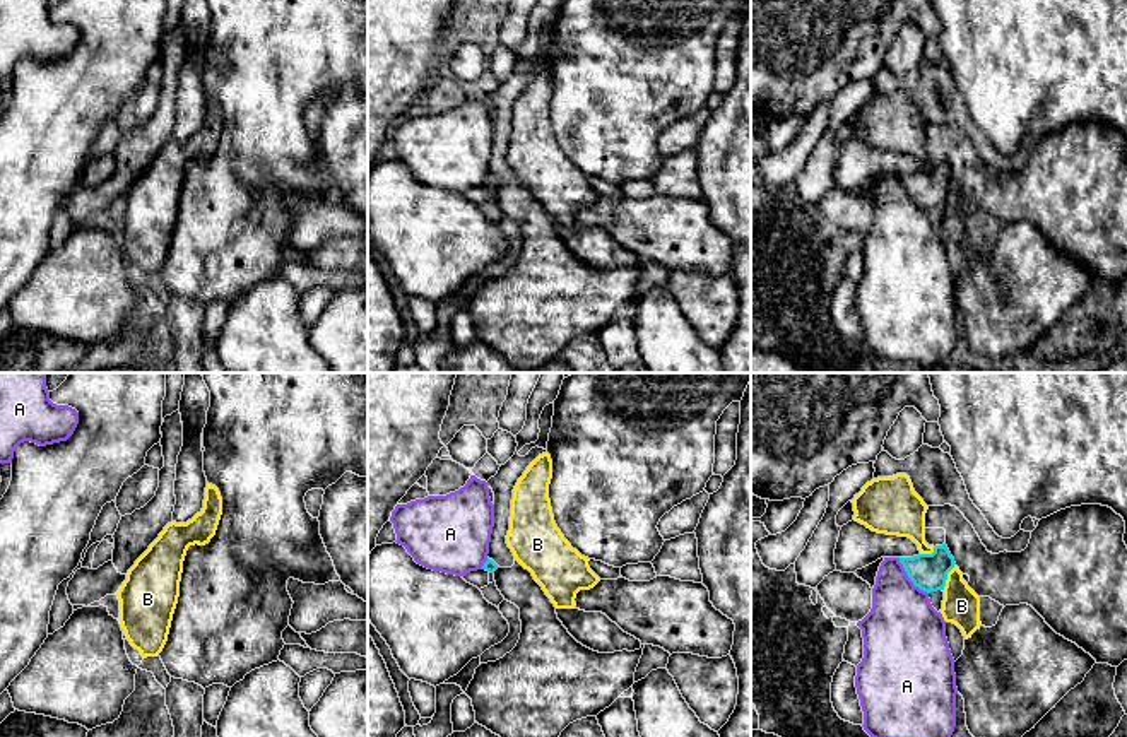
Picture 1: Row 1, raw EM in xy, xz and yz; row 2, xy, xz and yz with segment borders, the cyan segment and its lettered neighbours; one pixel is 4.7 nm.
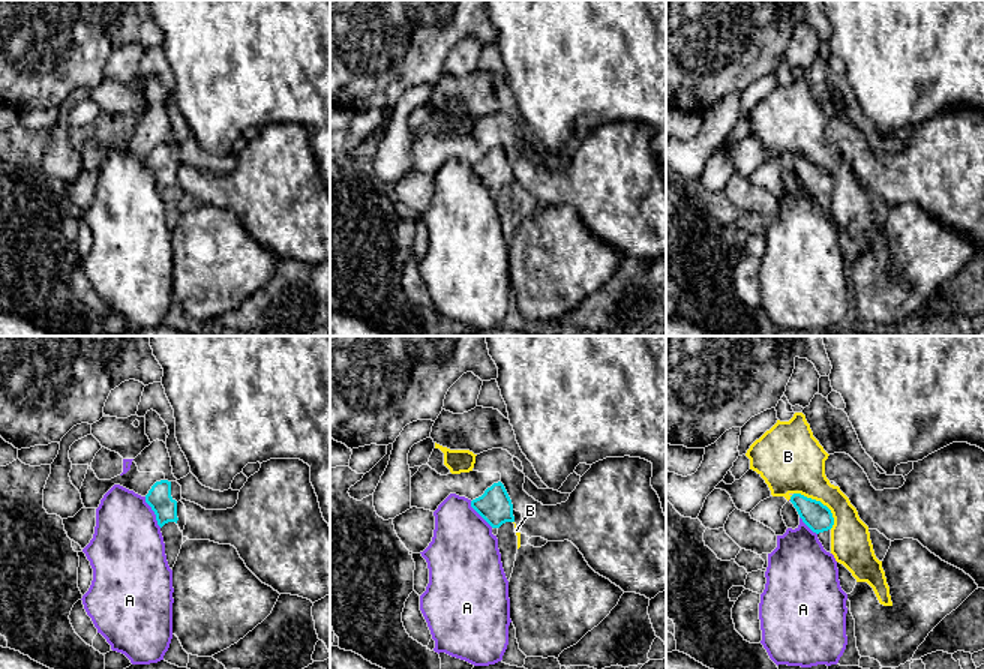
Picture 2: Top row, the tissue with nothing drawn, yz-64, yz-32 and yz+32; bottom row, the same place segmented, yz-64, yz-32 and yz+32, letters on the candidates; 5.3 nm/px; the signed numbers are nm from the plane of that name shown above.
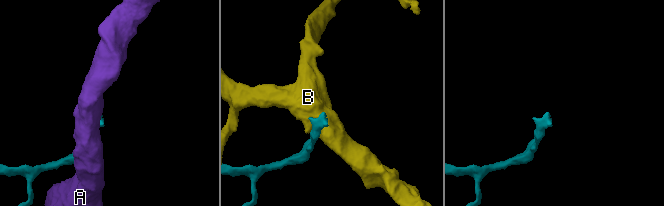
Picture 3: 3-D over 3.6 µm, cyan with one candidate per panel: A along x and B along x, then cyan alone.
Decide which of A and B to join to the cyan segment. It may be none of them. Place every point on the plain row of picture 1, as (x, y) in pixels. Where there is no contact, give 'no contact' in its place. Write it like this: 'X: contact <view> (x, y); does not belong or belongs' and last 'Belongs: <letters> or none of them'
A: contact yz (908, 194); does not belong
B: contact yz (946, 194); does not belong
Belongs: none of them

